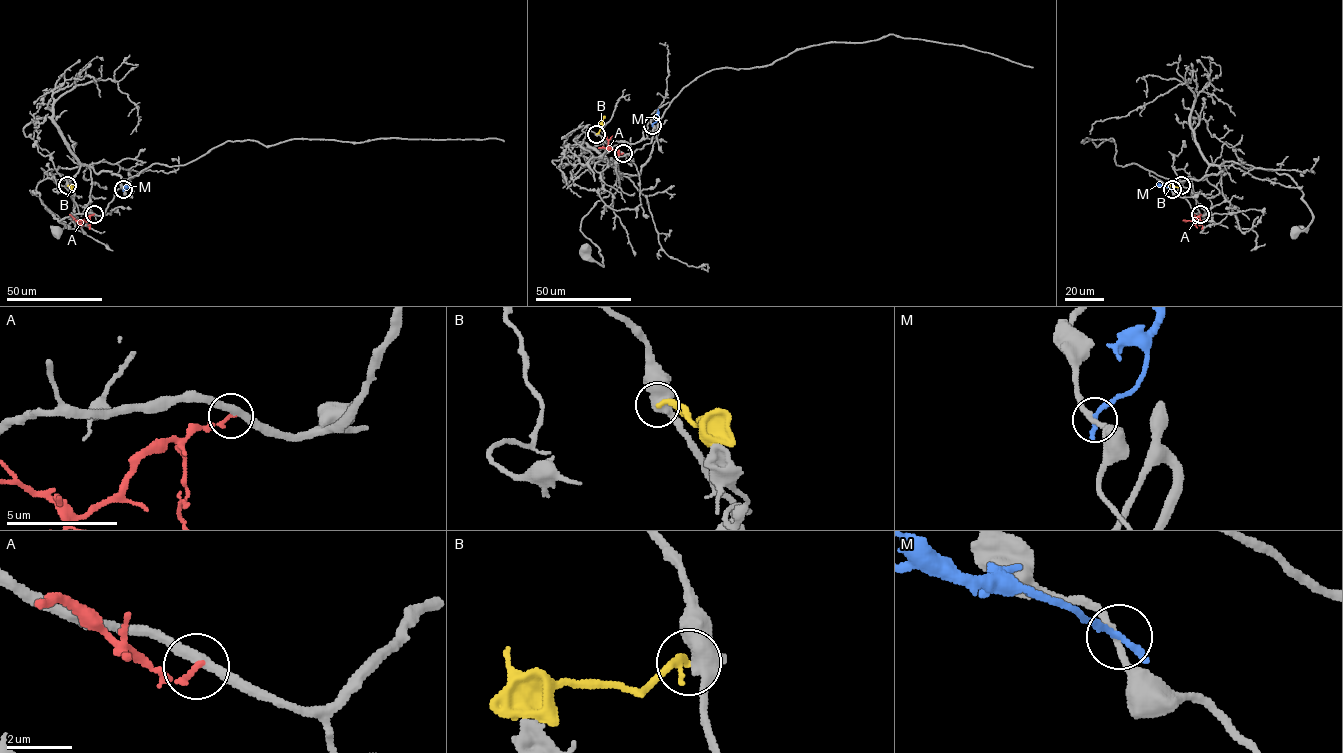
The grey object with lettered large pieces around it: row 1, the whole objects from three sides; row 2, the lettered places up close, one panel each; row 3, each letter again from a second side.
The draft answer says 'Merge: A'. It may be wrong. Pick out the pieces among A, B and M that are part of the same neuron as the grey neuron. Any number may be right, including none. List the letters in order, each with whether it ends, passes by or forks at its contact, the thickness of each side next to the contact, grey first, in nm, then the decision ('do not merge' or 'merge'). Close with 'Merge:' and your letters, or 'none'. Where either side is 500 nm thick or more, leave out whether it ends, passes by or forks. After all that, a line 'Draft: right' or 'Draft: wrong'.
A: it ends there; 320 nm thick on the grey side, 170 nm on the other; do not merge
B: 500 nm thick on the grey side, 140 nm on the other; do not merge
M: it ends there; 220 nm thick on the grey side, 280 nm on the other; do not merge
Merge: none
Draft: wrong

